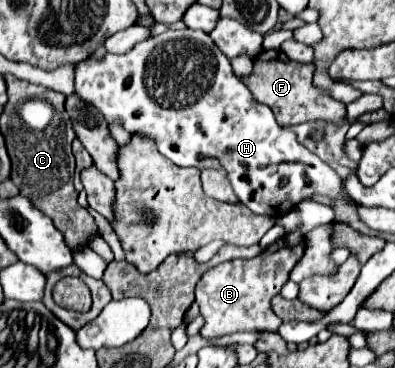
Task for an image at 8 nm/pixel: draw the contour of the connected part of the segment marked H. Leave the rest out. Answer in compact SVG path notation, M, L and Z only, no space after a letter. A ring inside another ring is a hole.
M166 30L164 34L158 34L158 36L152 36L144 42L140 42L138 46L134 46L130 52L126 54L106 54L106 58L102 62L94 60L94 58L88 58L84 62L80 62L76 66L76 94L80 94L82 100L94 104L106 118L106 122L122 122L122 126L130 132L130 134L144 134L148 138L152 138L158 146L158 150L168 158L172 160L174 164L178 166L194 166L198 170L204 170L204 168L224 168L228 172L228 180L234 188L234 194L240 198L240 202L244 202L252 212L256 214L266 214L266 216L284 216L286 210L290 212L296 204L300 204L304 198L308 196L316 196L316 194L324 194L324 196L330 196L330 198L340 198L340 178L338 174L328 166L324 164L316 154L312 154L310 150L306 150L298 140L296 140L296 134L290 130L290 128L282 128L278 126L272 110L268 106L262 106L260 102L254 100L254 96L250 94L250 90L246 88L244 82L240 82L230 66L230 60L224 58L224 54L220 54L220 50L216 50L216 44L212 42L212 38L202 32L202 30Z

